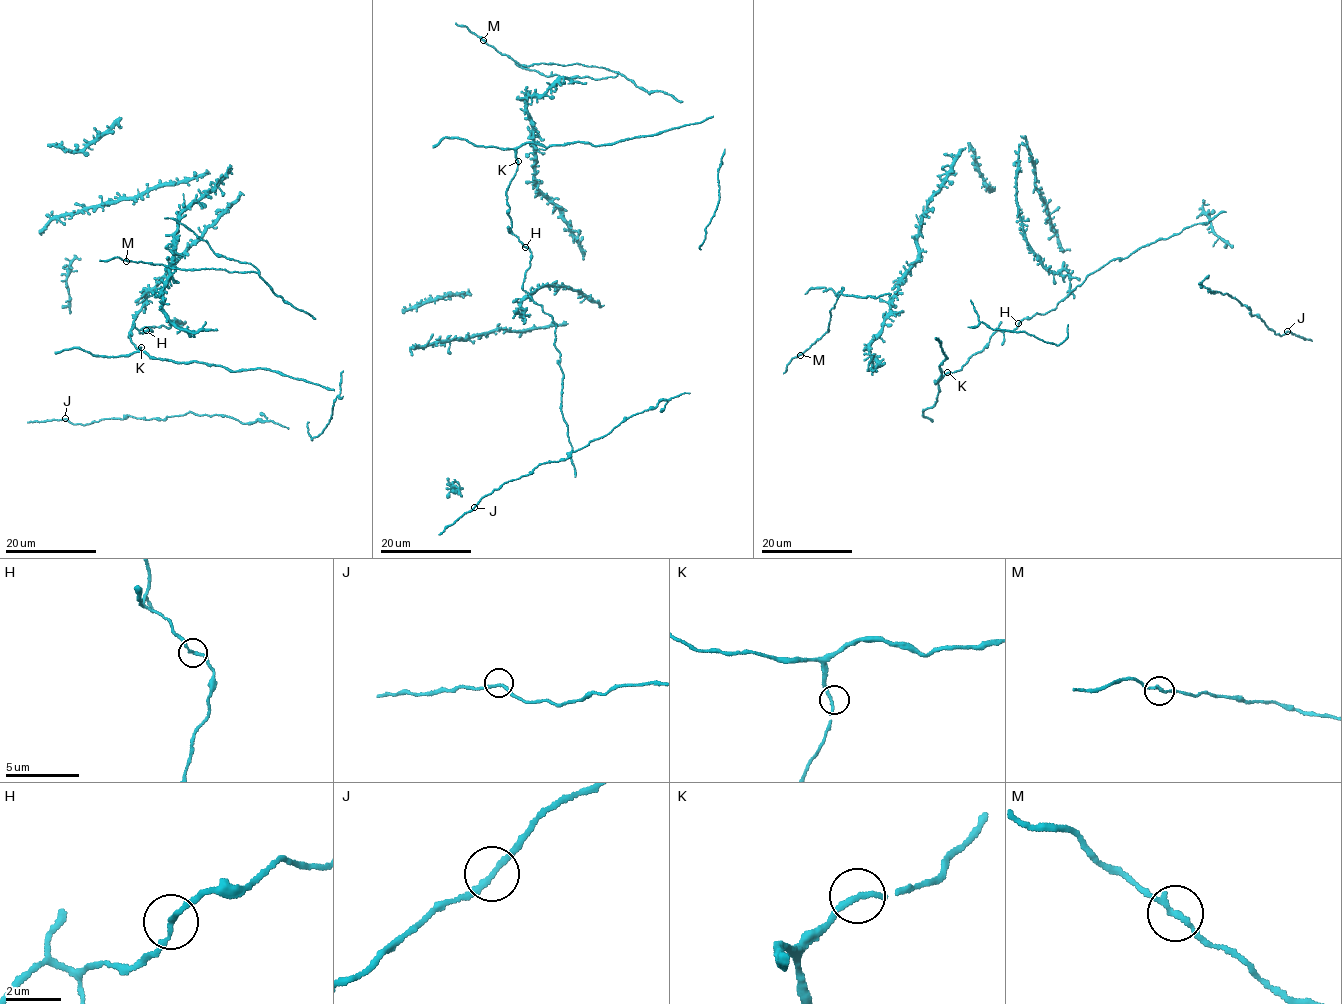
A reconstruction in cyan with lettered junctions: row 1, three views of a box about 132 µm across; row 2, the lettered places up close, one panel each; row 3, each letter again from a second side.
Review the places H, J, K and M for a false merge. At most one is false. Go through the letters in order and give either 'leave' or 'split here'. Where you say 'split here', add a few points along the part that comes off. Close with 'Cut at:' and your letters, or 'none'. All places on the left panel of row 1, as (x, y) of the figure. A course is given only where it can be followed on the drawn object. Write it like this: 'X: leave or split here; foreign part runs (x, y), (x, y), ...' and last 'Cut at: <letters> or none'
H: leave
J: leave
K: leave
M: leave
Cut at: none

